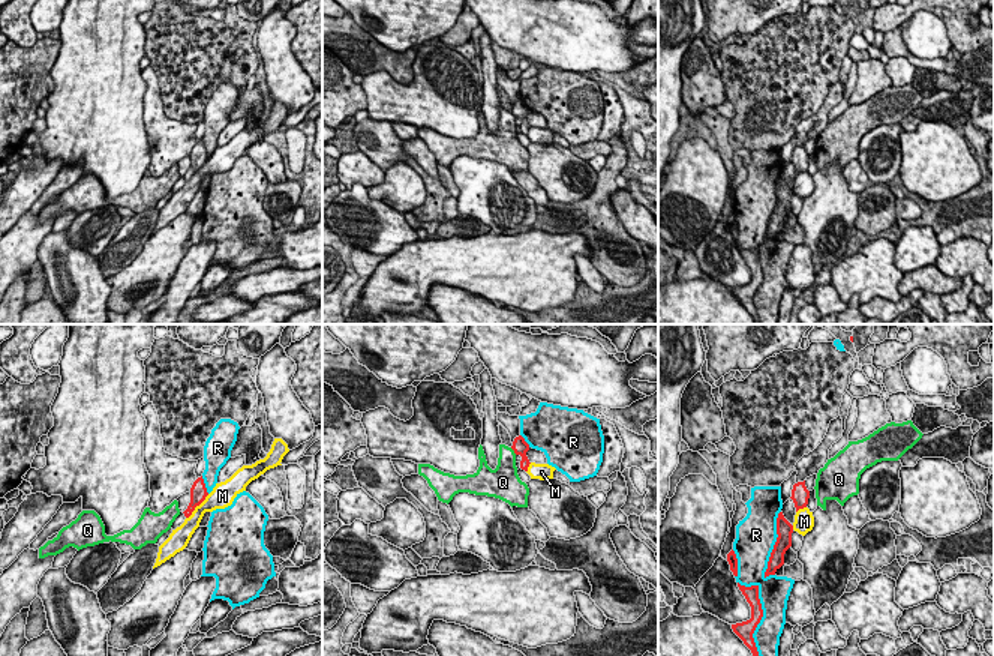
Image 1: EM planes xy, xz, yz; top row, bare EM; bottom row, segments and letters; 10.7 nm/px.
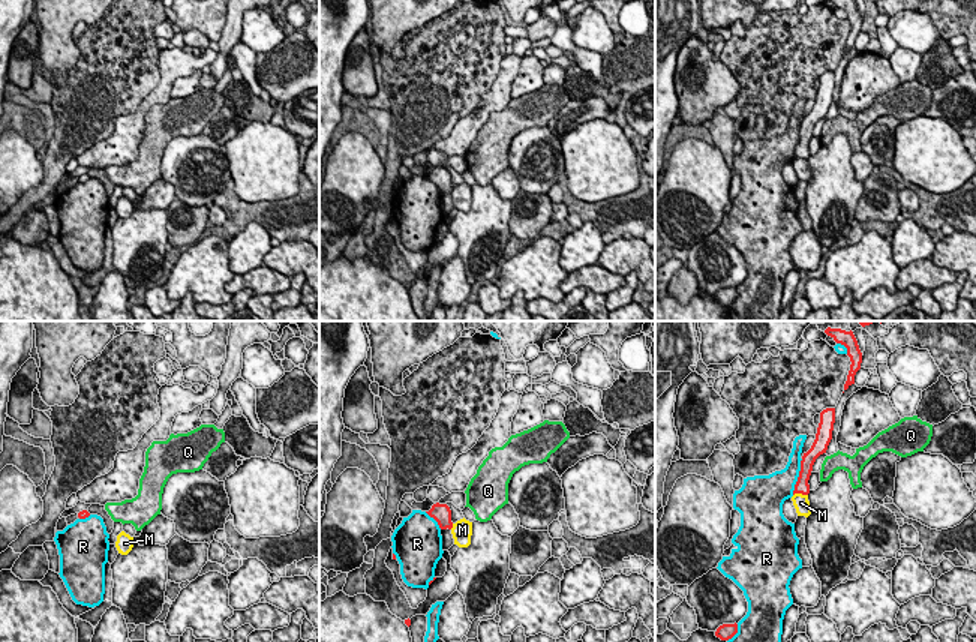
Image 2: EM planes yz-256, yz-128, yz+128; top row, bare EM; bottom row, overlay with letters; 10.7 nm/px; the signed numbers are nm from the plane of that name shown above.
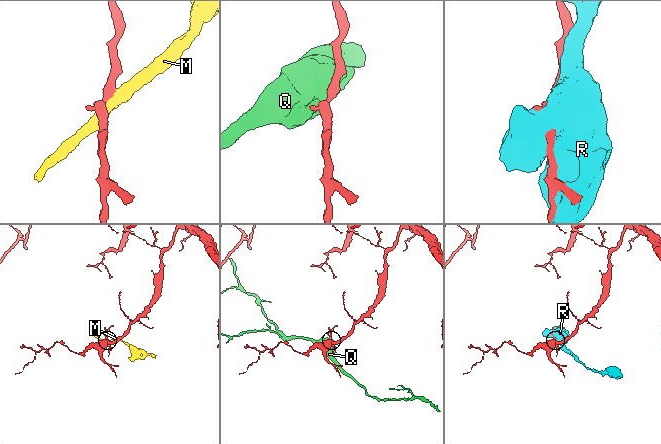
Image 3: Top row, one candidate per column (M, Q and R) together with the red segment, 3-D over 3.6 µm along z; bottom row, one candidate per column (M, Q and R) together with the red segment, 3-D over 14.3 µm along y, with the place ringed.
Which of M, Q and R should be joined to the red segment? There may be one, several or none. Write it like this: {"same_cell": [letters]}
{"same_cell": []}

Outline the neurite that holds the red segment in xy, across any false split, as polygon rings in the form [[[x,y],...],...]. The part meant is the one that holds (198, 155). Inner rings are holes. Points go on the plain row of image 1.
[[[202,140],[198,141],[190,152],[190,167],[183,176],[186,182],[192,179],[196,170],[199,170],[208,159]]]

